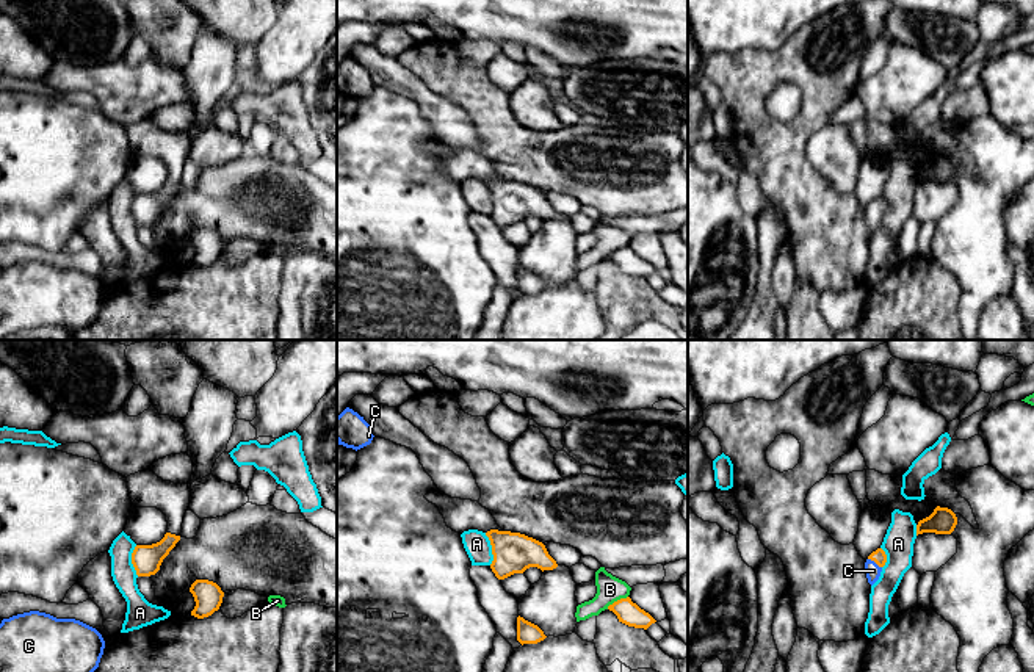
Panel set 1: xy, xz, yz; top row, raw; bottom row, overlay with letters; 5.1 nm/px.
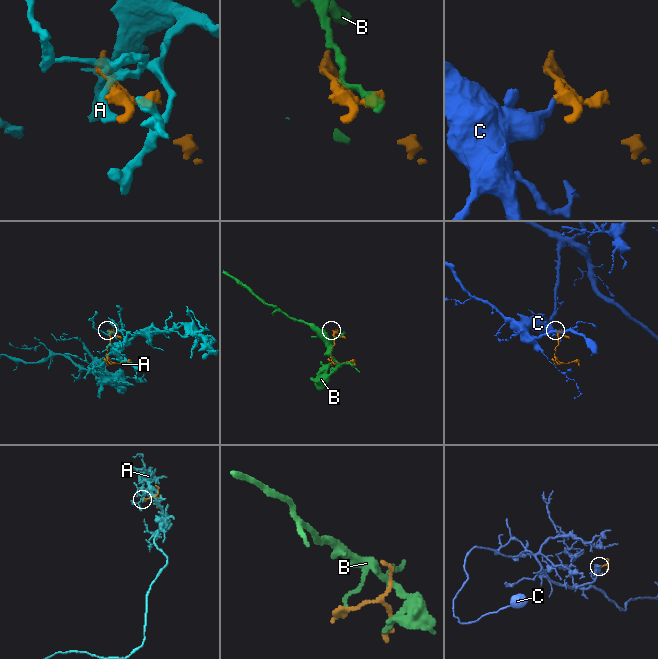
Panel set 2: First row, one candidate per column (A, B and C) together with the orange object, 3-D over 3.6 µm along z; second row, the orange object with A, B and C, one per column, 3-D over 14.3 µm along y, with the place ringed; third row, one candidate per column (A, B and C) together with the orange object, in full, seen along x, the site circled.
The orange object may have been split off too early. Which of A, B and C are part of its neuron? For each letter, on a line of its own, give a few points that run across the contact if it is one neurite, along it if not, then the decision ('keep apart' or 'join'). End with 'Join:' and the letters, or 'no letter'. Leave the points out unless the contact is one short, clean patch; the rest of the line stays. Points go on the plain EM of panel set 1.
A: keep apart
B: keep apart
C: line yz (879, 205), (874, 210), (873, 220); join
Join: C

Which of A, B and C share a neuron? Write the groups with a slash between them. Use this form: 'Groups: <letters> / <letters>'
Groups: A / B / C

